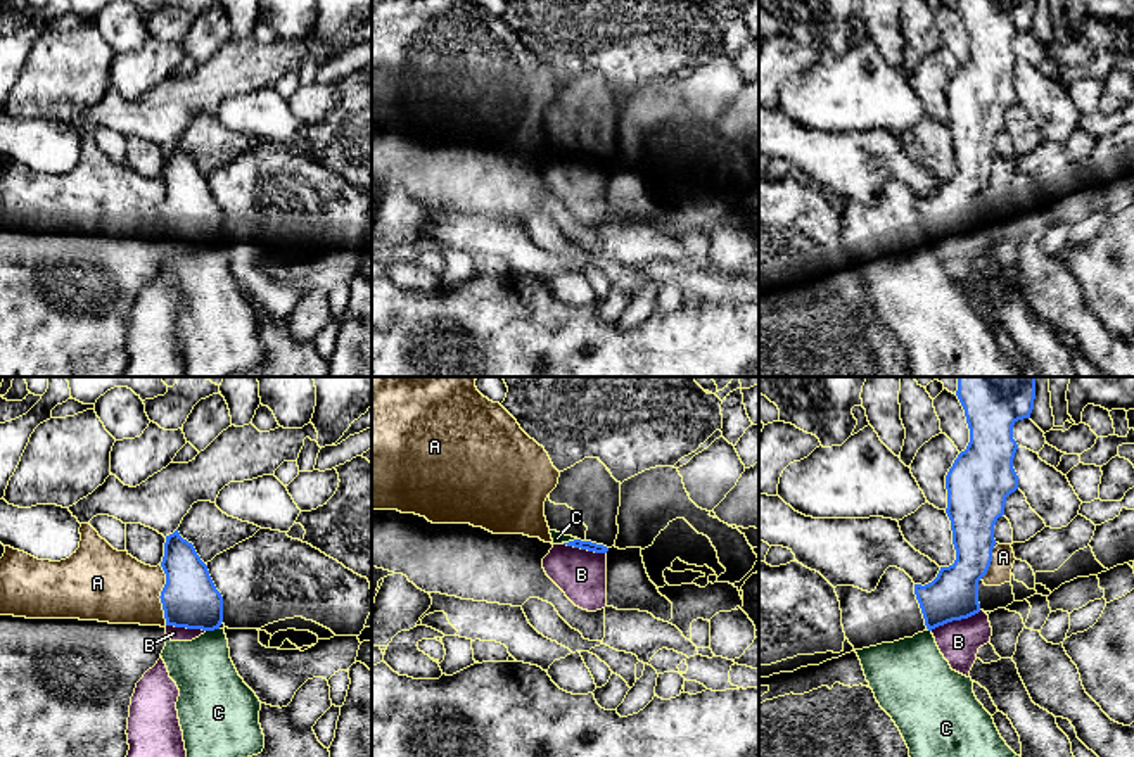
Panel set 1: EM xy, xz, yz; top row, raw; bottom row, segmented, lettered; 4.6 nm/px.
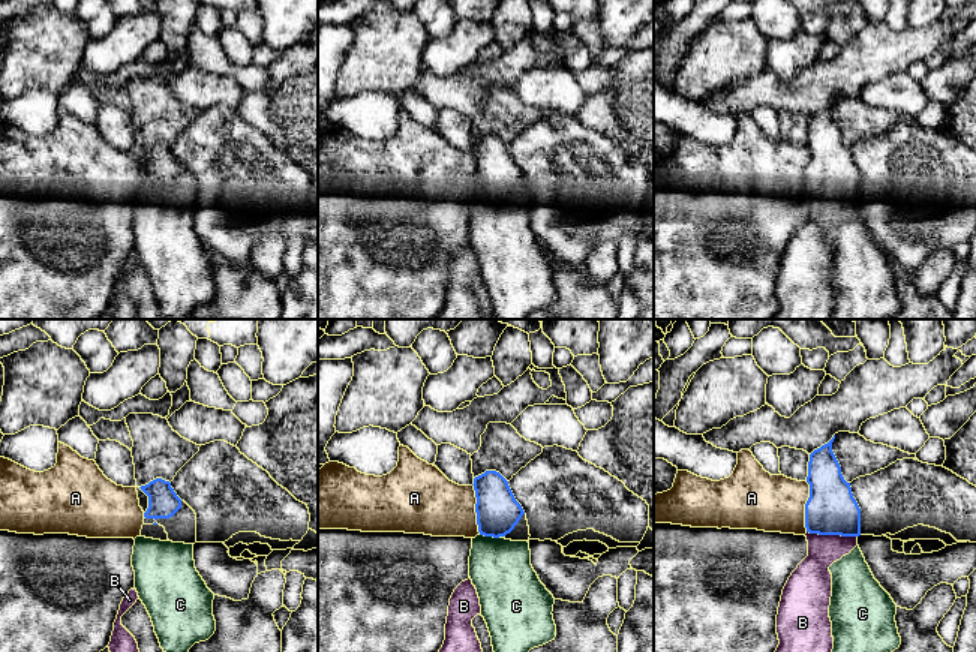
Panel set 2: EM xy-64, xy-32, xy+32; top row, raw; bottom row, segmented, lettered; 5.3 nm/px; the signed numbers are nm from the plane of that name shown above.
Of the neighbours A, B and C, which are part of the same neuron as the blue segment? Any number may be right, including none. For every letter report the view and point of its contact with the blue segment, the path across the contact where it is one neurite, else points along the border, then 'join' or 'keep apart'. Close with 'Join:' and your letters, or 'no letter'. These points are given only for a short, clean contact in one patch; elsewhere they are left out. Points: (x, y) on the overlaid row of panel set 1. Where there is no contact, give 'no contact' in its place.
A: meets blue in xy at (161, 595); border along xy (159, 566), (165, 574), (159, 602), (166, 624); keep apart
B: meets blue in yz at (955, 619); runs through yz (953, 595), (955, 619), (958, 642); join
C: meets blue in xy at (211, 629); border along xy (218, 628), (206, 631); keep apart
Join: B

